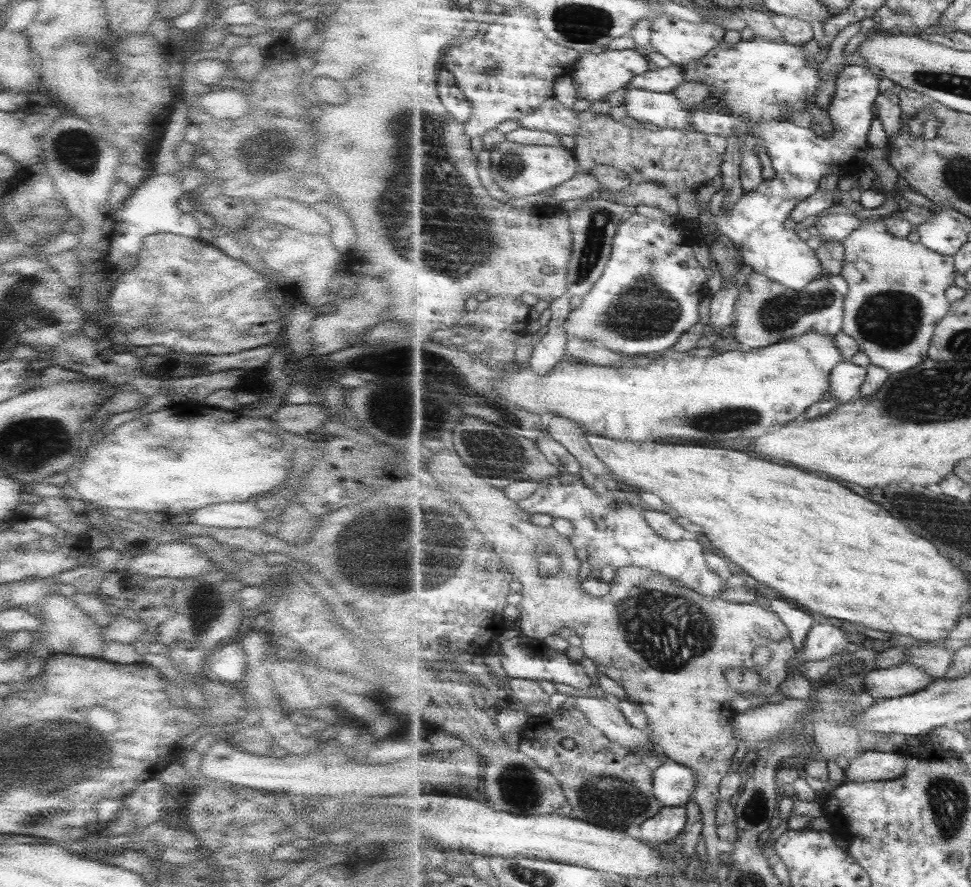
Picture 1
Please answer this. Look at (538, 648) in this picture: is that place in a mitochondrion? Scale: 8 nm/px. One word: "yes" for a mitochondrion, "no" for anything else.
no

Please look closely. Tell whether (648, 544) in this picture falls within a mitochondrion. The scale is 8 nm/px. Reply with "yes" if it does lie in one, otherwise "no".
no

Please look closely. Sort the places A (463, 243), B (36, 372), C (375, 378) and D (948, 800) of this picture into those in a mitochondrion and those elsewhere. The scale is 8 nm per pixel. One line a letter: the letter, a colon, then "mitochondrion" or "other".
A: mitochondrion
B: other
C: other
D: mitochondrion

